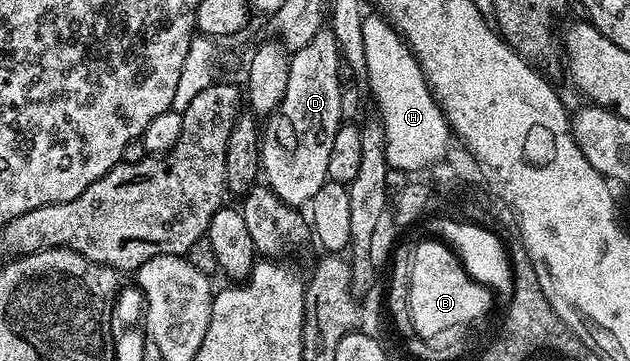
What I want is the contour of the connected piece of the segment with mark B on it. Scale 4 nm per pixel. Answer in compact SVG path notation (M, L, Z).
M441 239L432 241L419 240L416 244L416 257L413 260L411 279L411 317L415 337L430 339L440 331L451 329L461 324L473 326L473 321L478 321L490 309L490 304L495 304L494 293L481 283L474 281L472 275L465 270L457 254Z

